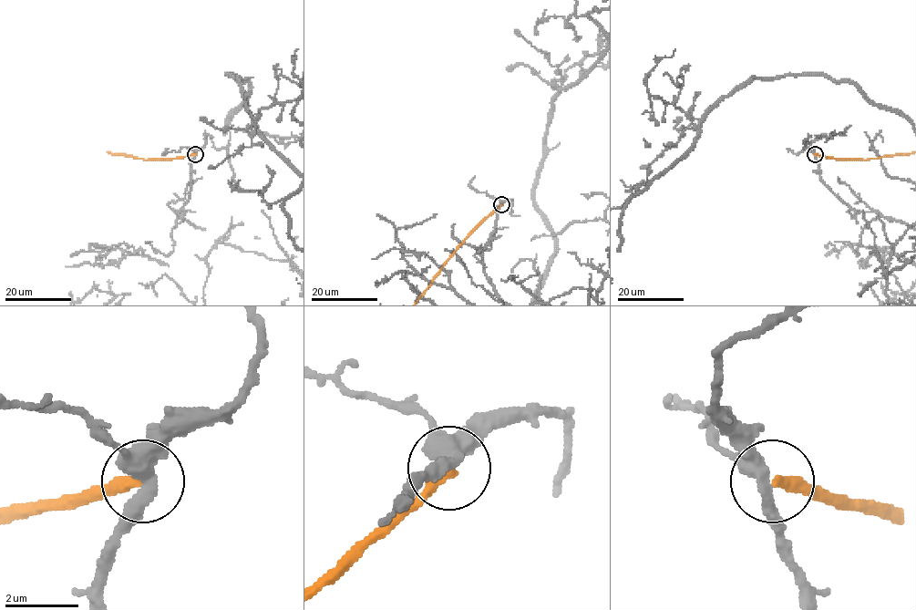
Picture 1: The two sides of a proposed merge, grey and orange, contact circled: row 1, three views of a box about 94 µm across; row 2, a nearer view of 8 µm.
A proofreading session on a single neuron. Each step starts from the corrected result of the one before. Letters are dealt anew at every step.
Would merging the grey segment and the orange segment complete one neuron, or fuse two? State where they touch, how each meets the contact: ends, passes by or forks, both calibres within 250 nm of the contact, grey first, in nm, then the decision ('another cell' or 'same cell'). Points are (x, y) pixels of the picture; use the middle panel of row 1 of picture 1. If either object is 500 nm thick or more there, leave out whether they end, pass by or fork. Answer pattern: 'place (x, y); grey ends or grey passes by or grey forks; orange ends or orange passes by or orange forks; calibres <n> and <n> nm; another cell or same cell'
place (501, 204); grey forks; orange ends; calibres 400 and 280 nm; another cell

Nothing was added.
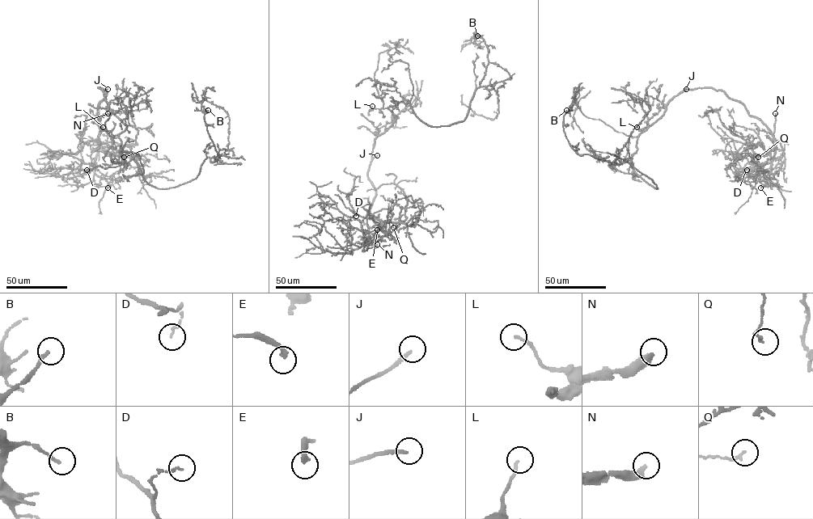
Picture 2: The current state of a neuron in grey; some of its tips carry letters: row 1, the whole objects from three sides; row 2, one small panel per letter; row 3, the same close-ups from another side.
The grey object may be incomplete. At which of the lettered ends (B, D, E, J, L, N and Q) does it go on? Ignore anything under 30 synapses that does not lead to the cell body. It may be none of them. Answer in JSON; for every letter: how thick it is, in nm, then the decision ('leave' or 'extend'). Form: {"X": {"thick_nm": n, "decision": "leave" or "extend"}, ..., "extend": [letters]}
{"B": {"thick_nm": 150, "decision": "extend"}, "D": {"thick_nm": 110, "decision": "leave"}, "E": {"thick_nm": 240, "decision": "leave"}, "J": {"thick_nm": 180, "decision": "extend"}, "L": {"thick_nm": 140, "decision": "leave"}, "N": {"thick_nm": 400, "decision": "extend"}, "Q": {"thick_nm": 140, "decision": "leave"}, "extend": ["B", "J", "N"]}

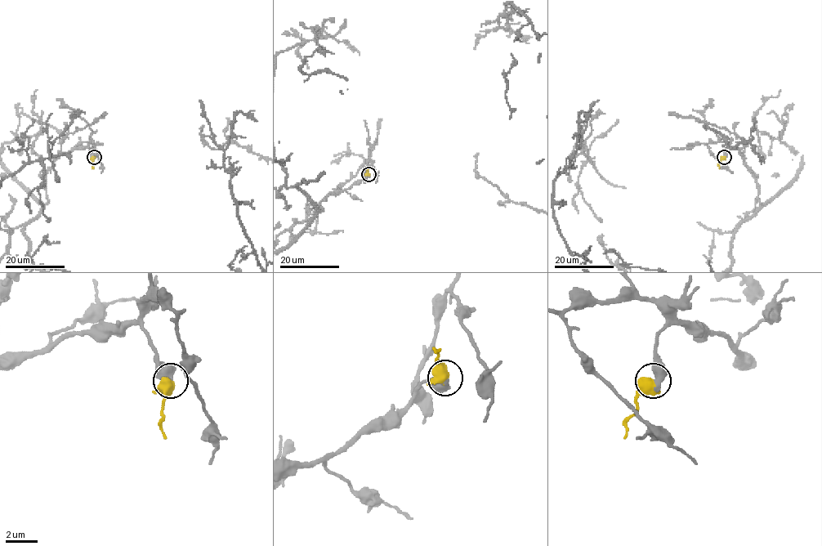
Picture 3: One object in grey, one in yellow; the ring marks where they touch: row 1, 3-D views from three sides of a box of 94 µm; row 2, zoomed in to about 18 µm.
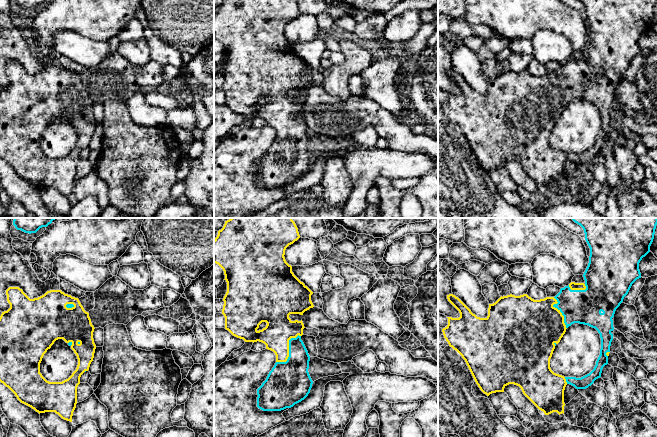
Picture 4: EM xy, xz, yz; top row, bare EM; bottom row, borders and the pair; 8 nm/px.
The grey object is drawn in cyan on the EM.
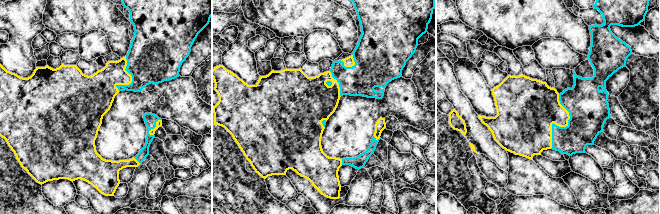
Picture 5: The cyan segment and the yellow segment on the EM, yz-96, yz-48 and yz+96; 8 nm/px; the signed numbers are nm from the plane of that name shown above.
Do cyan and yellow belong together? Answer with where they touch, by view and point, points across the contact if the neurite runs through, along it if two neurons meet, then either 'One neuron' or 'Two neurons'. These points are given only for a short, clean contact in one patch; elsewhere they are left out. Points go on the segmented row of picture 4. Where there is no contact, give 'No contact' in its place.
Touches cyan at xz (289, 350). One neuron

